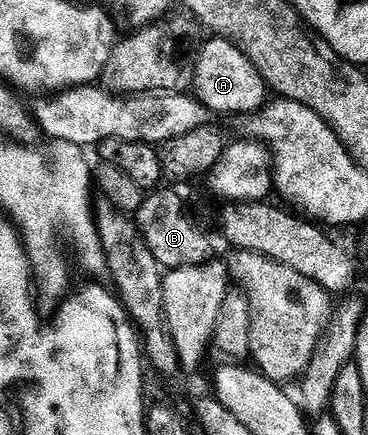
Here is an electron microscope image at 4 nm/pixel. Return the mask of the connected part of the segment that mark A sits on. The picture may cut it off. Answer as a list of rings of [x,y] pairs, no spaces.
[[[214,36],[203,46],[193,89],[207,111],[218,114],[250,114],[261,111],[268,101],[268,83],[246,51],[229,37]]]

